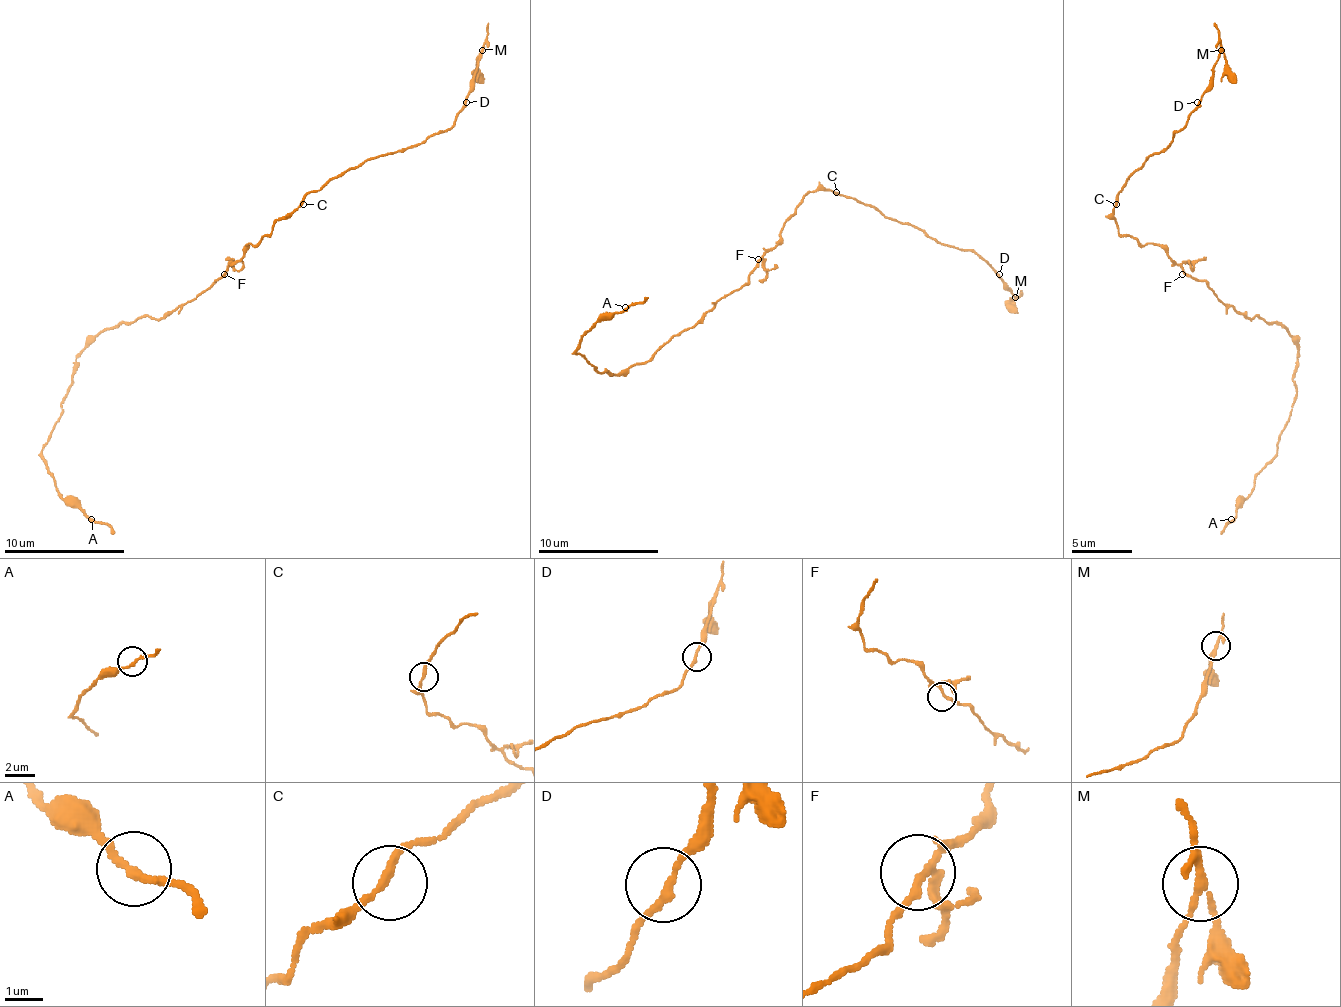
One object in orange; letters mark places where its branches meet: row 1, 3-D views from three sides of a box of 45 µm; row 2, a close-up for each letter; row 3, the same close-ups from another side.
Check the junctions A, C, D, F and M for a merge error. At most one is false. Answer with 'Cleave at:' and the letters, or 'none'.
Cleave at: M

